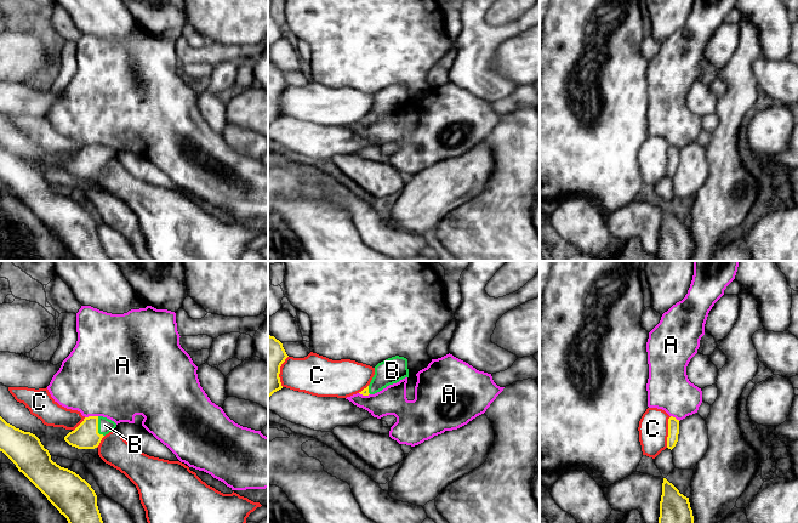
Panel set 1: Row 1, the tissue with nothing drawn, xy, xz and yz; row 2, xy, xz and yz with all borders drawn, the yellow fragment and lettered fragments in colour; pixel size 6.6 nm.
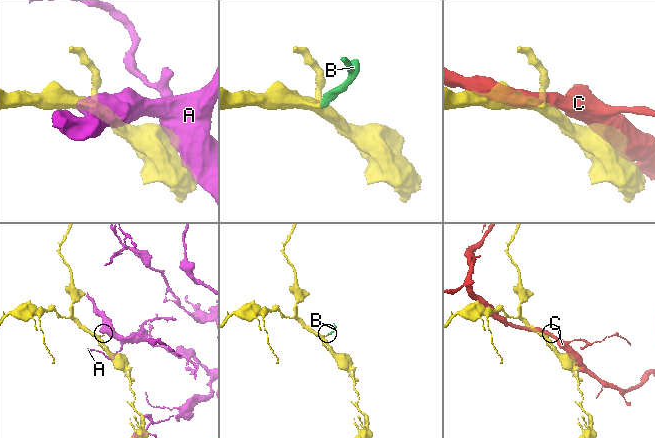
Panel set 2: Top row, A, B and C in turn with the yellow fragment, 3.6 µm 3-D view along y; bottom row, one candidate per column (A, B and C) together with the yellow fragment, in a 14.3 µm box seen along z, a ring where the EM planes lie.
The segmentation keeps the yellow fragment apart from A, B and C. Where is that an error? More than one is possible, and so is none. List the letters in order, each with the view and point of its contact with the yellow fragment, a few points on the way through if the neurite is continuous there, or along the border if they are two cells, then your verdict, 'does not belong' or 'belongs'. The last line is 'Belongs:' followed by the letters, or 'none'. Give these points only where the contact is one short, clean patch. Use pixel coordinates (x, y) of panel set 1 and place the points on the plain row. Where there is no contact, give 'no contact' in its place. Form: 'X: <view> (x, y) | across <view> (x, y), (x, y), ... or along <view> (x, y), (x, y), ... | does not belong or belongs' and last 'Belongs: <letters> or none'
A: xy (91, 145) | along xy (97, 143), (85, 146) | does not belong
B: xy (97, 155) | across xy (85, 164), (97, 155), (104, 153) | belongs
C: yz (668, 160) | does not belong
Belongs: B

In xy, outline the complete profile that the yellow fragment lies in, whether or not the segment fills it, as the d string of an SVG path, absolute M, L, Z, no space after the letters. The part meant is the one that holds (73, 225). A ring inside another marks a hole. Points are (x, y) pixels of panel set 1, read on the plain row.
M0 144L2 180L79 261L109 261L102 249L97 223L75 200L51 188L40 167Z

